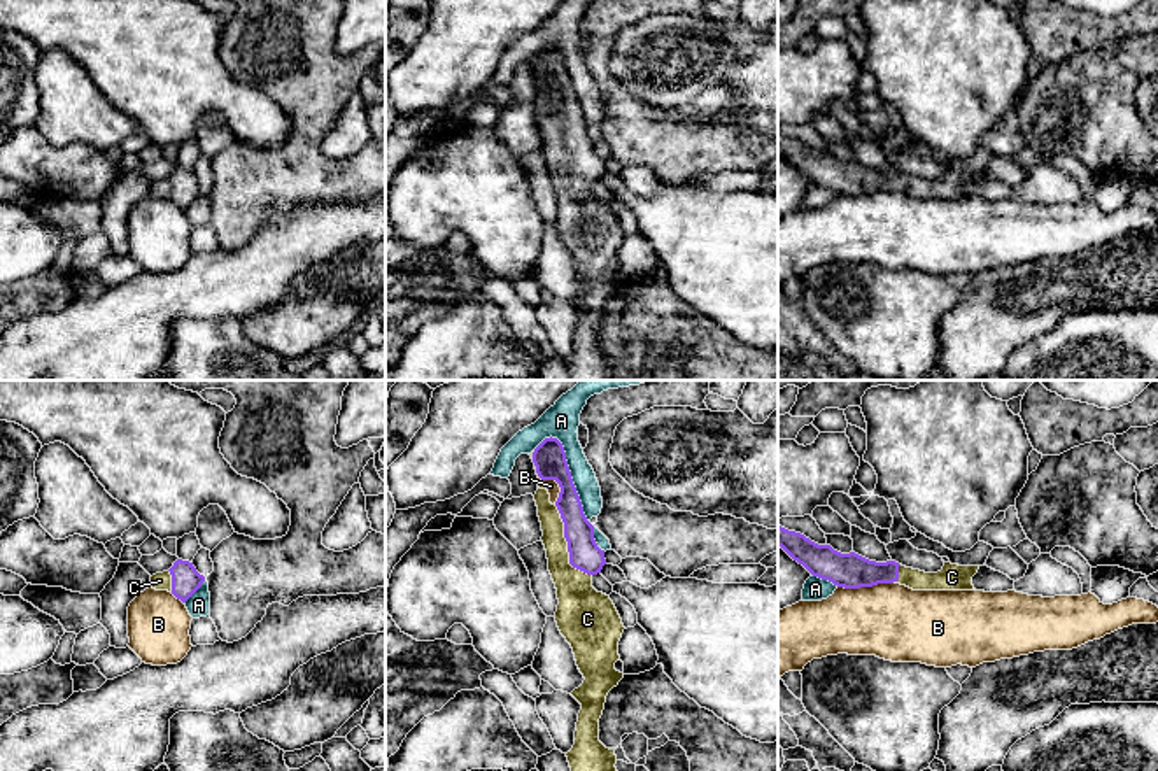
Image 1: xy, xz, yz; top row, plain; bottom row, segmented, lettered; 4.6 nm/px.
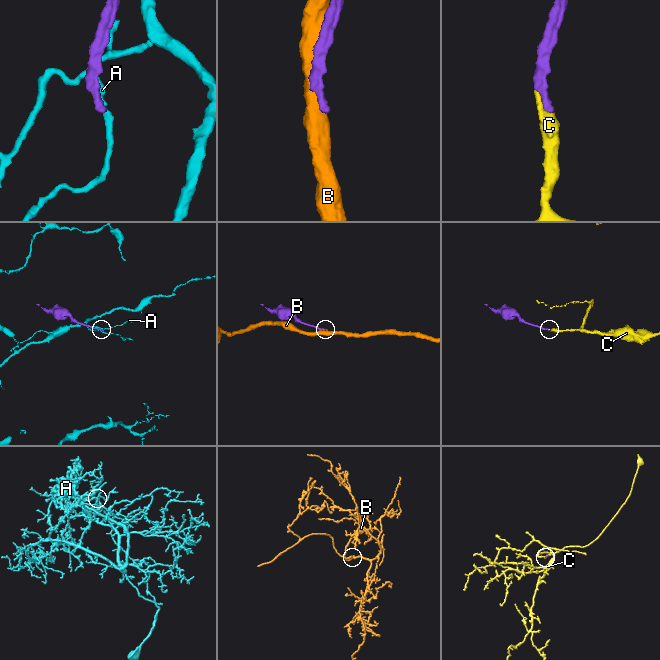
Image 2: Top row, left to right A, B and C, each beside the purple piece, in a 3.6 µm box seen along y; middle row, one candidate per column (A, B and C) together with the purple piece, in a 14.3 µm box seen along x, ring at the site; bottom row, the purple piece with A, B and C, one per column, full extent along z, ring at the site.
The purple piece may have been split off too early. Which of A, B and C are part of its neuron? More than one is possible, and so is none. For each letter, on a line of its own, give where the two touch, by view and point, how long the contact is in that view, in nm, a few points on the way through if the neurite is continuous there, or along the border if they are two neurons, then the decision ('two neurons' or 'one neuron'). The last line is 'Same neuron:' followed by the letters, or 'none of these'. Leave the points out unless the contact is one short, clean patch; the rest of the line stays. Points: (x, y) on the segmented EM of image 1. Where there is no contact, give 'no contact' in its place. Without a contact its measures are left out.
A: contact xz (575, 491); length 600 nm; two neurons
B: contact yz (864, 586); length 260 nm; two neurons
C: contact xz (568, 545); length 360 nm; one neuron
Same neuron: C

